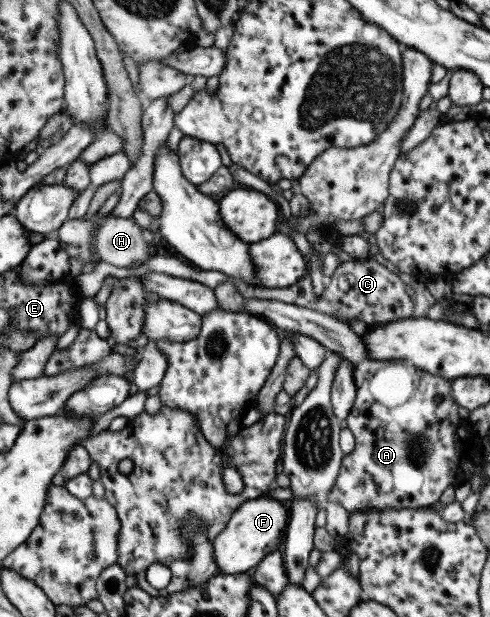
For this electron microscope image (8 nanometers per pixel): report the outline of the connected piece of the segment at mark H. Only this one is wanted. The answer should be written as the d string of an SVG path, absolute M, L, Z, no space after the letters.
M110 217L97 230L96 251L100 261L118 268L130 268L133 263L142 264L150 258L149 239L134 218Z

